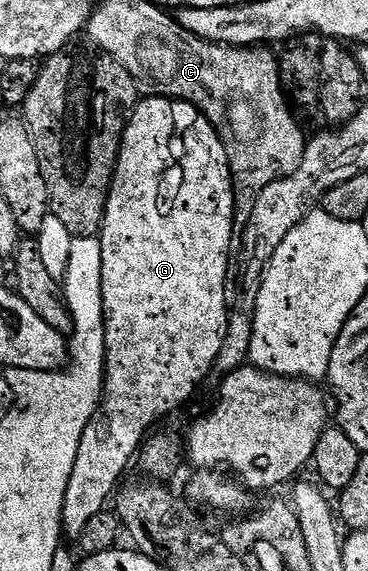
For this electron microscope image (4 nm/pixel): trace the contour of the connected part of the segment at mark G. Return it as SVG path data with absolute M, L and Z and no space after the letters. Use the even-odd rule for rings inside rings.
M147 95L140 100L135 106L135 110L131 112L131 116L127 119L127 129L123 132L123 142L119 148L119 158L117 159L117 167L115 168L115 178L111 180L111 190L107 196L107 210L105 211L105 219L103 227L99 230L97 236L101 243L101 295L103 296L103 310L105 311L105 351L107 352L107 368L105 370L105 380L103 382L103 398L99 401L97 411L93 415L93 419L89 419L89 427L85 427L85 435L81 435L81 447L77 447L77 463L73 463L73 475L69 475L69 487L65 487L65 503L63 504L63 531L64 534L71 539L78 539L81 531L85 531L85 526L89 524L89 519L93 519L93 515L104 512L108 508L109 502L116 496L117 490L120 488L121 482L124 480L123 472L136 460L137 454L145 440L152 432L154 421L159 421L162 417L170 415L174 409L185 404L187 400L195 393L195 388L206 379L212 376L215 360L217 355L221 355L221 343L225 339L225 331L227 330L227 315L229 307L225 303L225 279L227 278L227 264L231 261L233 252L233 238L236 236L233 231L233 223L235 222L235 192L233 191L233 183L231 182L231 168L229 167L229 159L227 152L223 146L223 140L217 135L217 131L209 123L206 115L200 111L196 105L191 105L188 101L177 101L174 97L156 97Z

